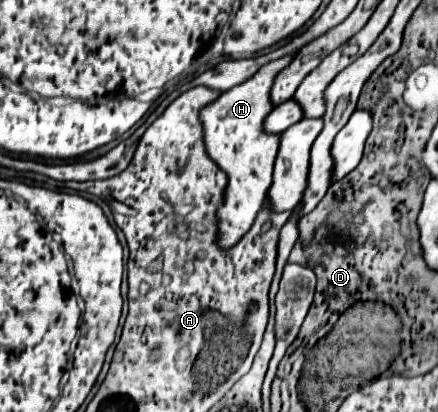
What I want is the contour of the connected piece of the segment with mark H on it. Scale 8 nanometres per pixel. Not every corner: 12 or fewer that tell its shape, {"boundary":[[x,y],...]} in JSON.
{"boundary":[[295,54],[201,110],[209,156],[227,172],[221,248],[251,228],[281,134],[267,134],[271,84]]}

